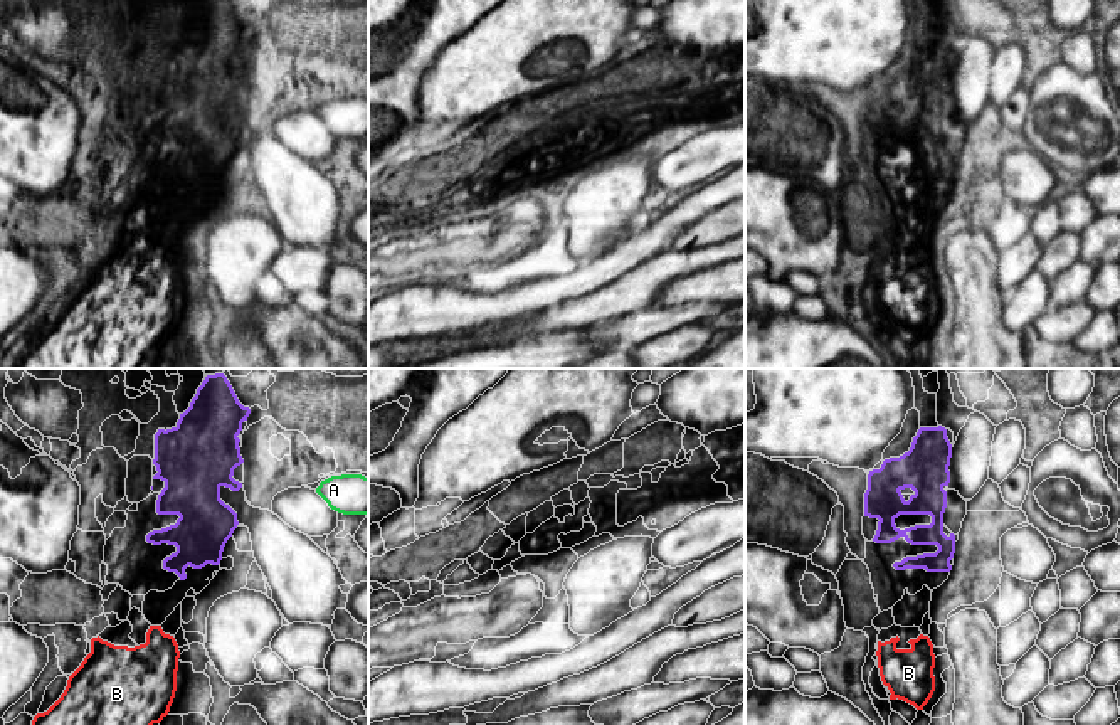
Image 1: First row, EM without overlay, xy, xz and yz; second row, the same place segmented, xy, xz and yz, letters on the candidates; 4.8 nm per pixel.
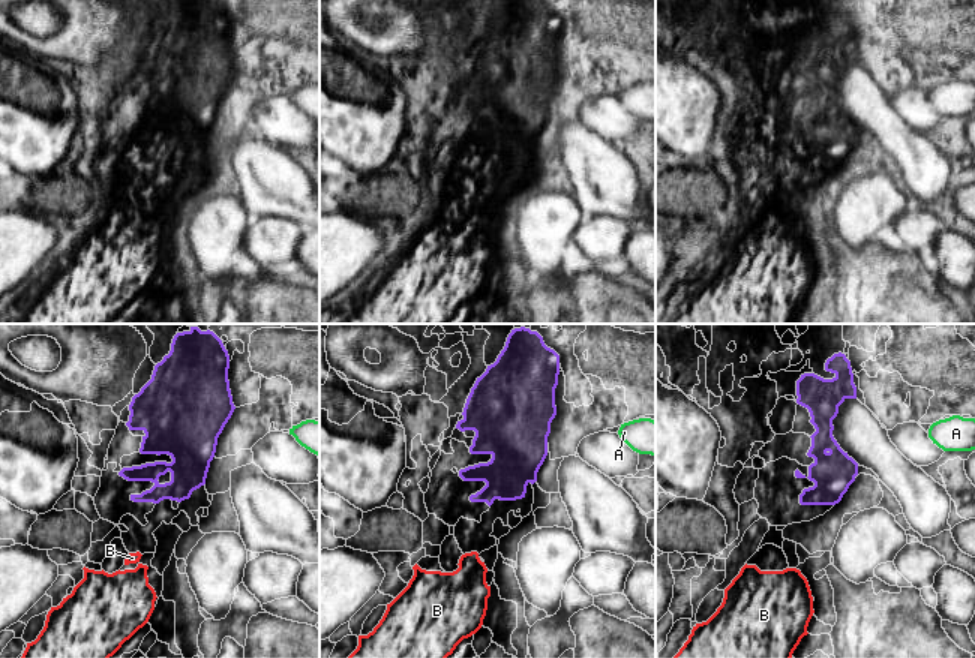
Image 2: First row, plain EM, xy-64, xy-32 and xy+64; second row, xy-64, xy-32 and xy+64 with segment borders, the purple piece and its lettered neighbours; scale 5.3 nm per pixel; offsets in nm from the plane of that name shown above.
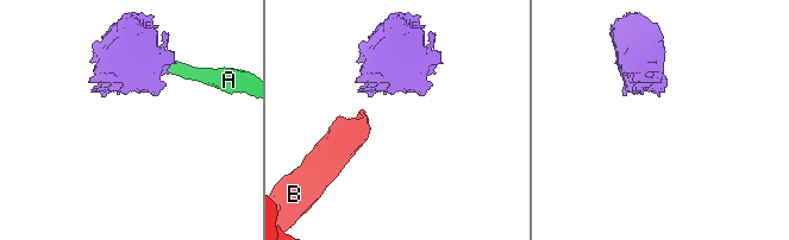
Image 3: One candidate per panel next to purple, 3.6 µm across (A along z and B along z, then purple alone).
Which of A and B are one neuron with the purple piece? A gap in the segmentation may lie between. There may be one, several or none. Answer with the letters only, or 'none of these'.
B

